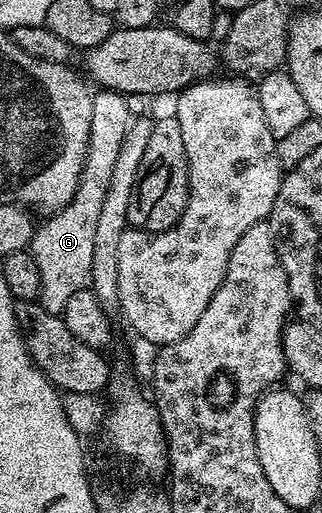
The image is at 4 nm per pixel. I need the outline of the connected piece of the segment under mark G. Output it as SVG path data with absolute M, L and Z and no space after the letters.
M100 90L93 96L91 129L88 131L87 151L80 169L79 183L70 204L52 214L42 226L34 230L28 252L35 261L40 277L38 302L45 311L60 316L71 295L88 288L91 283L92 246L95 240L96 224L100 218L104 196L111 183L115 162L119 157L127 127L133 113L127 105L128 98L113 90Z

